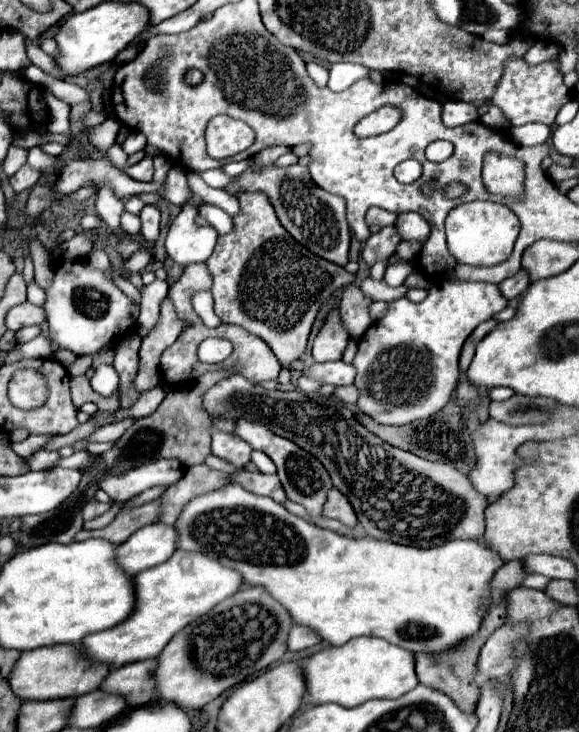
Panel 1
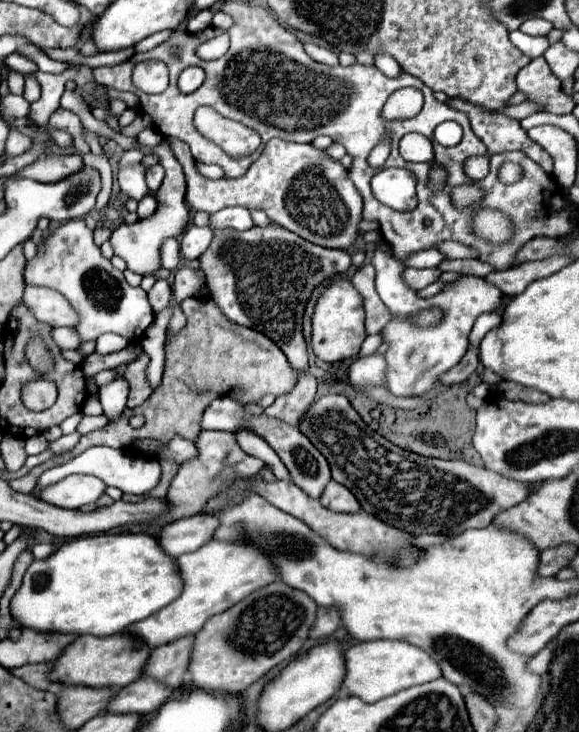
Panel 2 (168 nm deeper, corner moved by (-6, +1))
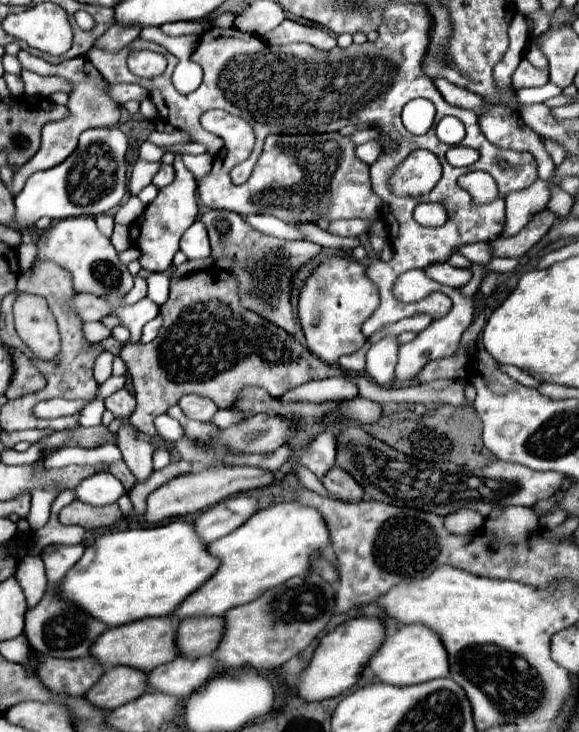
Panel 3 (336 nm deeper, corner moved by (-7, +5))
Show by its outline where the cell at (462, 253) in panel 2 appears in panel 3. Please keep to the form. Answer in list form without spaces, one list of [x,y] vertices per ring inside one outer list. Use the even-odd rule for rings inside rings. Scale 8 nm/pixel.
[[[551,211],[537,213],[531,219],[531,223],[527,223],[517,235],[497,237],[495,241],[491,241],[491,245],[489,245],[491,255],[493,257],[521,257],[521,255],[525,255],[547,233],[547,229],[553,225],[555,219],[557,219],[557,215]]]

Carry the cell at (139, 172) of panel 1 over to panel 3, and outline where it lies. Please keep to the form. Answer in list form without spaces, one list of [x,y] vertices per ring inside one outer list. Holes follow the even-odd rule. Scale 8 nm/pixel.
[[[161,163],[161,167],[159,167],[159,171],[157,171],[157,175],[153,177],[153,185],[159,189],[159,187],[165,187],[165,185],[169,185],[171,181],[173,181],[173,177],[175,177],[175,173],[173,173],[173,167],[171,165],[165,165],[165,163]]]

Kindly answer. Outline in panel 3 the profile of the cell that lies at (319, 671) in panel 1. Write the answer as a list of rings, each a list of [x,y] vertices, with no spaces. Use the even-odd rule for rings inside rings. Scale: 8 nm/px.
[[[405,625],[399,627],[393,633],[387,633],[381,647],[373,653],[373,657],[367,663],[367,671],[371,671],[373,681],[387,683],[387,685],[417,685],[431,679],[447,677],[447,651],[443,649],[443,643],[431,629],[425,625]]]

